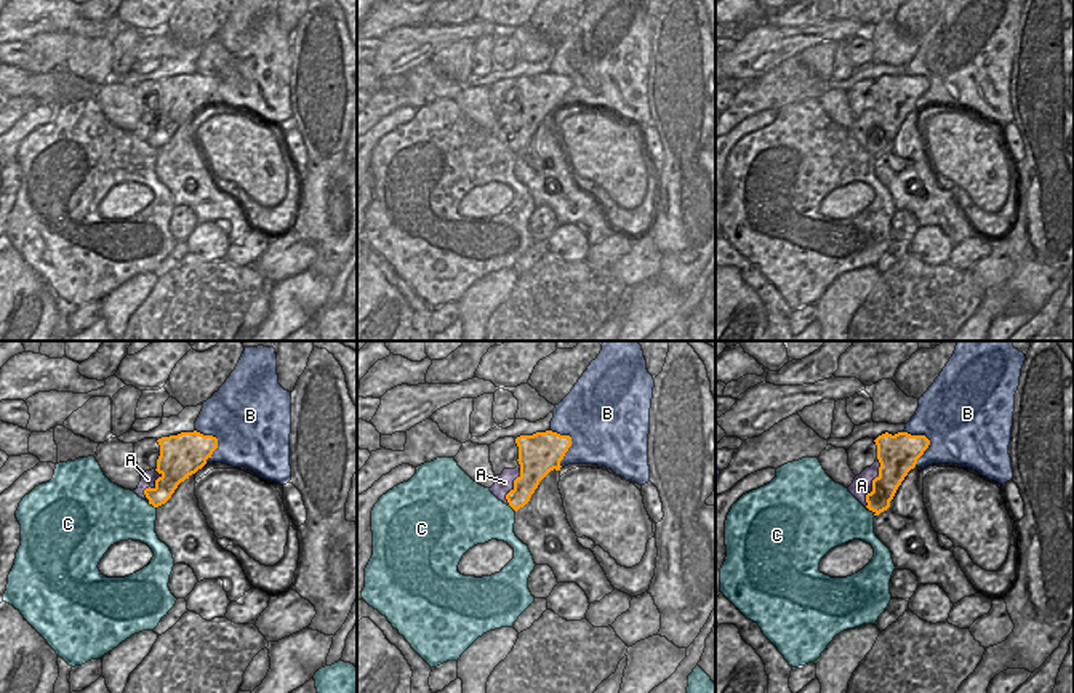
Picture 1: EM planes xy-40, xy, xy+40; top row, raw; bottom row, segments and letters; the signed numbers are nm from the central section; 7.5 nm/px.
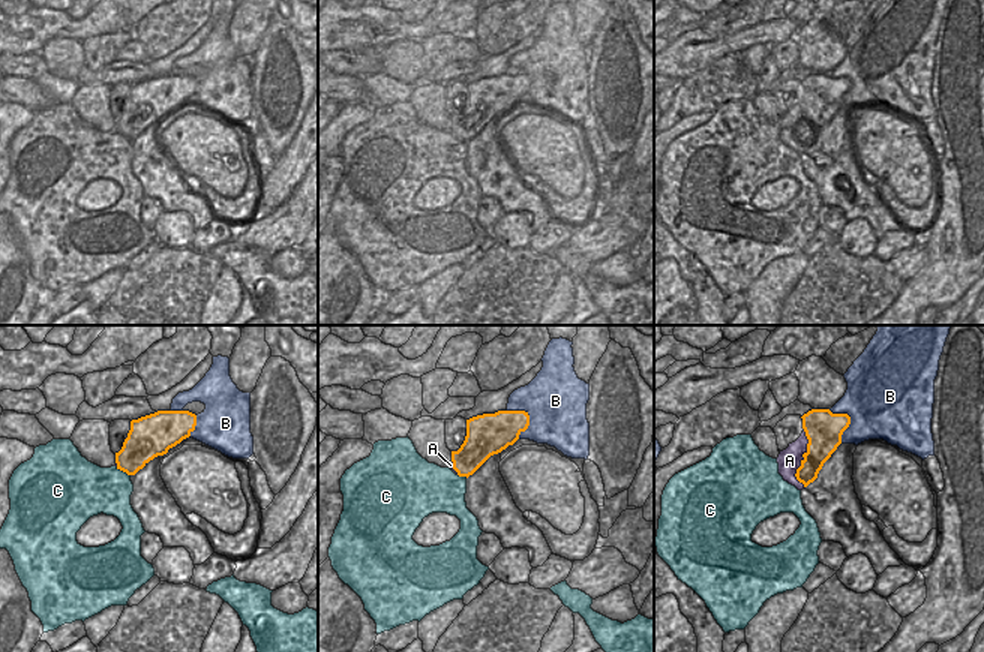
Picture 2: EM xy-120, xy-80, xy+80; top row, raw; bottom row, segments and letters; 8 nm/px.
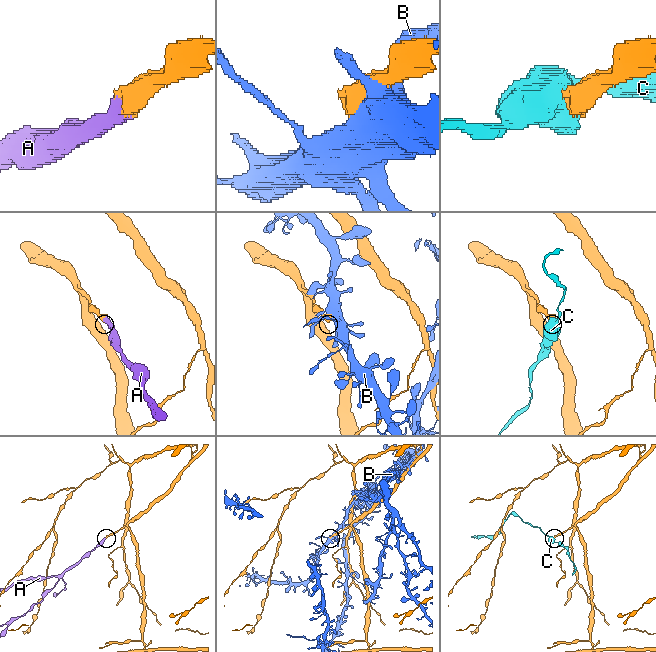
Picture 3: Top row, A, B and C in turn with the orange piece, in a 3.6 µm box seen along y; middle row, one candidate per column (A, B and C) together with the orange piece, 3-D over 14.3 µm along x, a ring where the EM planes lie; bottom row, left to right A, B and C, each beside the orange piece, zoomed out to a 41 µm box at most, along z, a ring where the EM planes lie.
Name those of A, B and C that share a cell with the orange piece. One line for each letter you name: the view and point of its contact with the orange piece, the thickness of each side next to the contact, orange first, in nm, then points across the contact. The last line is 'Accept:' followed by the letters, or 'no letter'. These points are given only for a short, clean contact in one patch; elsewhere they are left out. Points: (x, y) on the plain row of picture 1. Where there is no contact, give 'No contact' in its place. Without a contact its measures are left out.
A: Touches orange at xy+40 (873, 128). Thickness 240 nm (orange) against 150 nm
Accept: A

